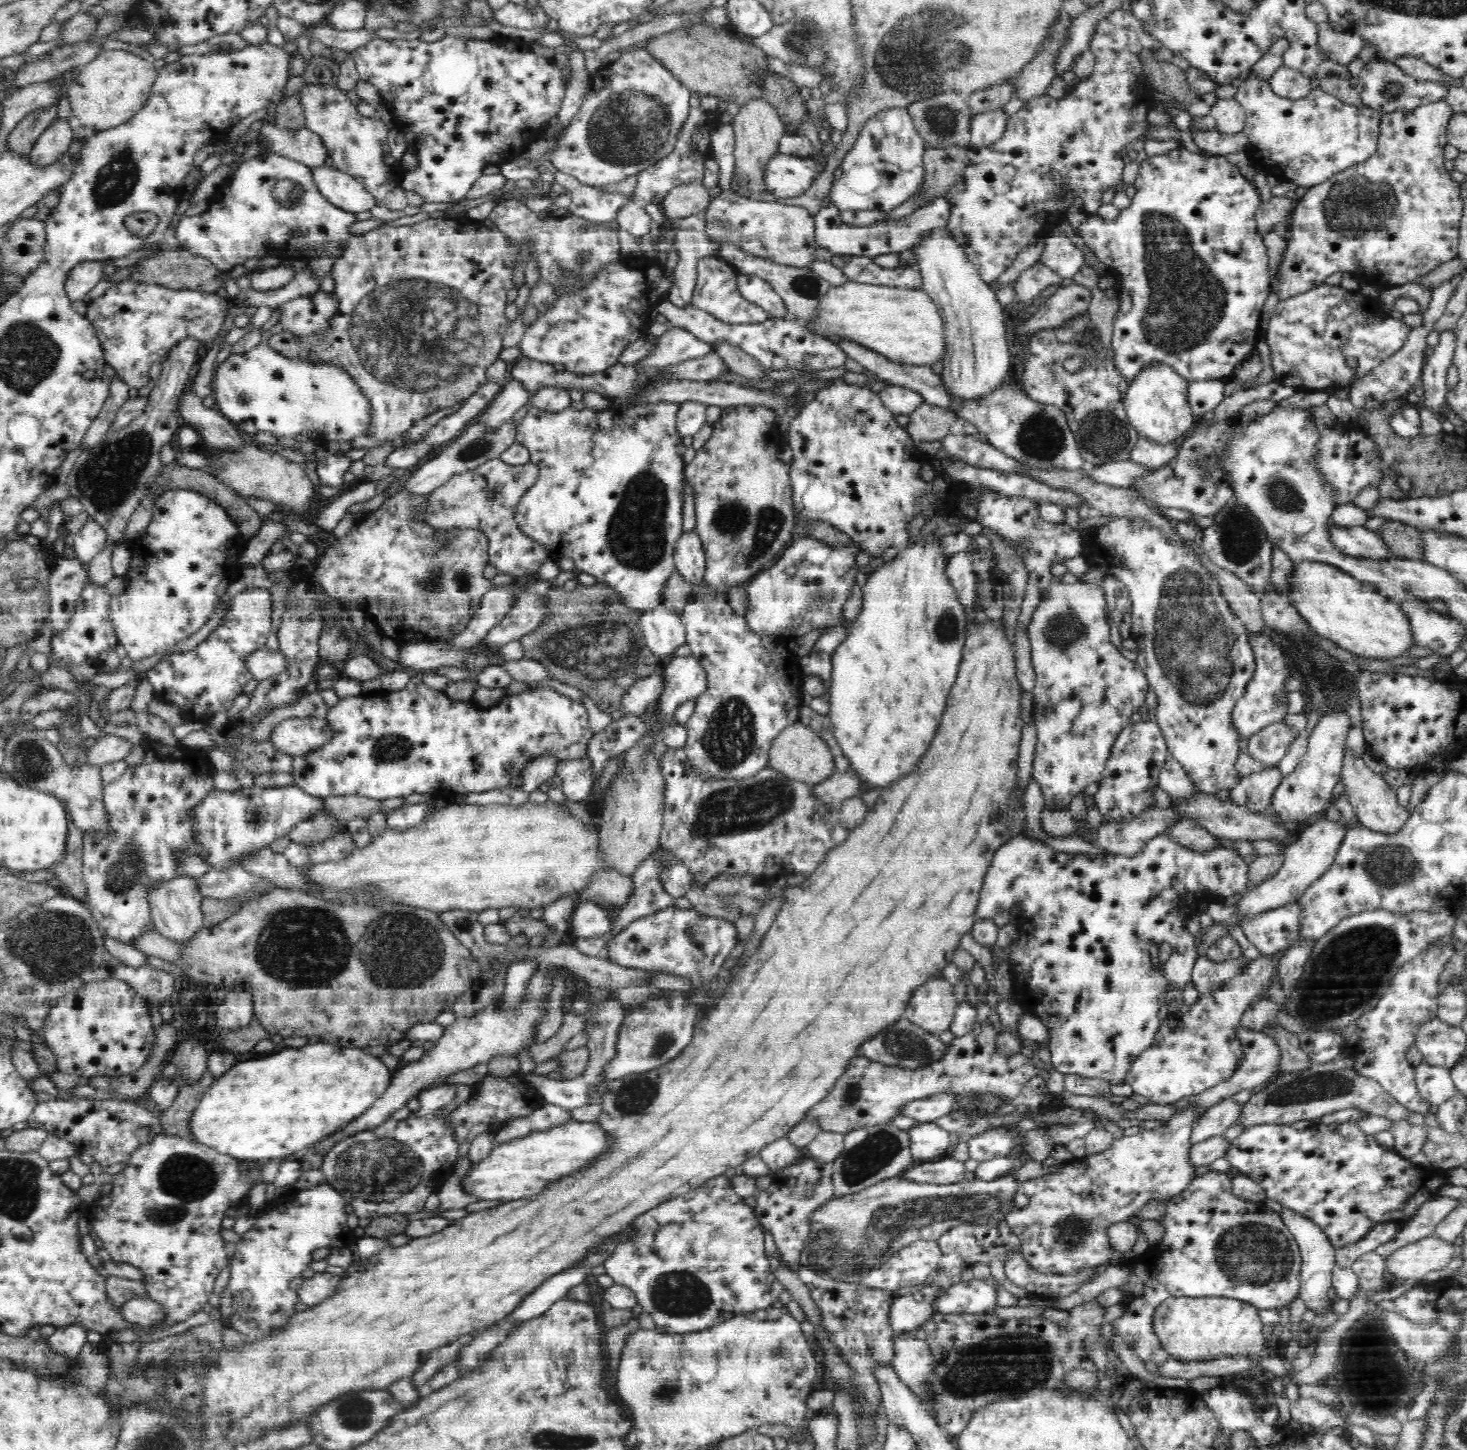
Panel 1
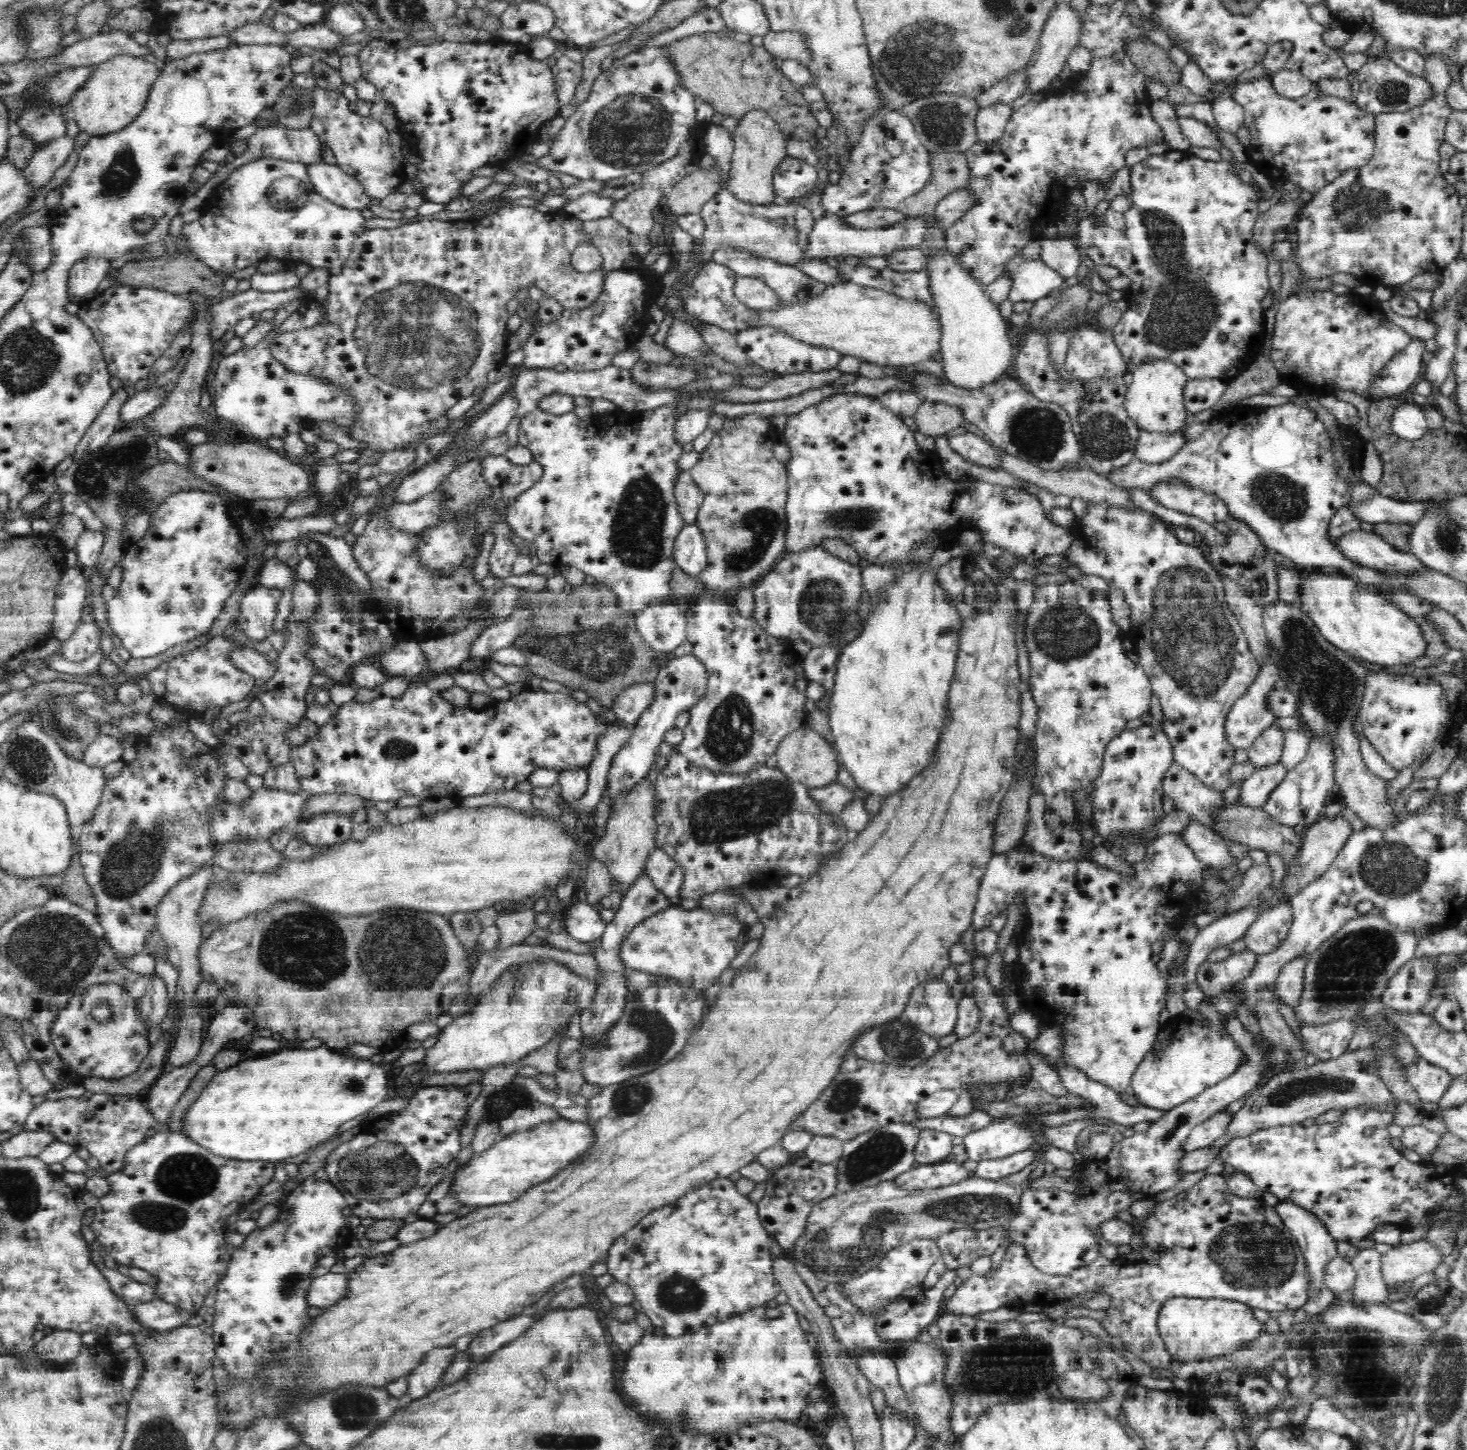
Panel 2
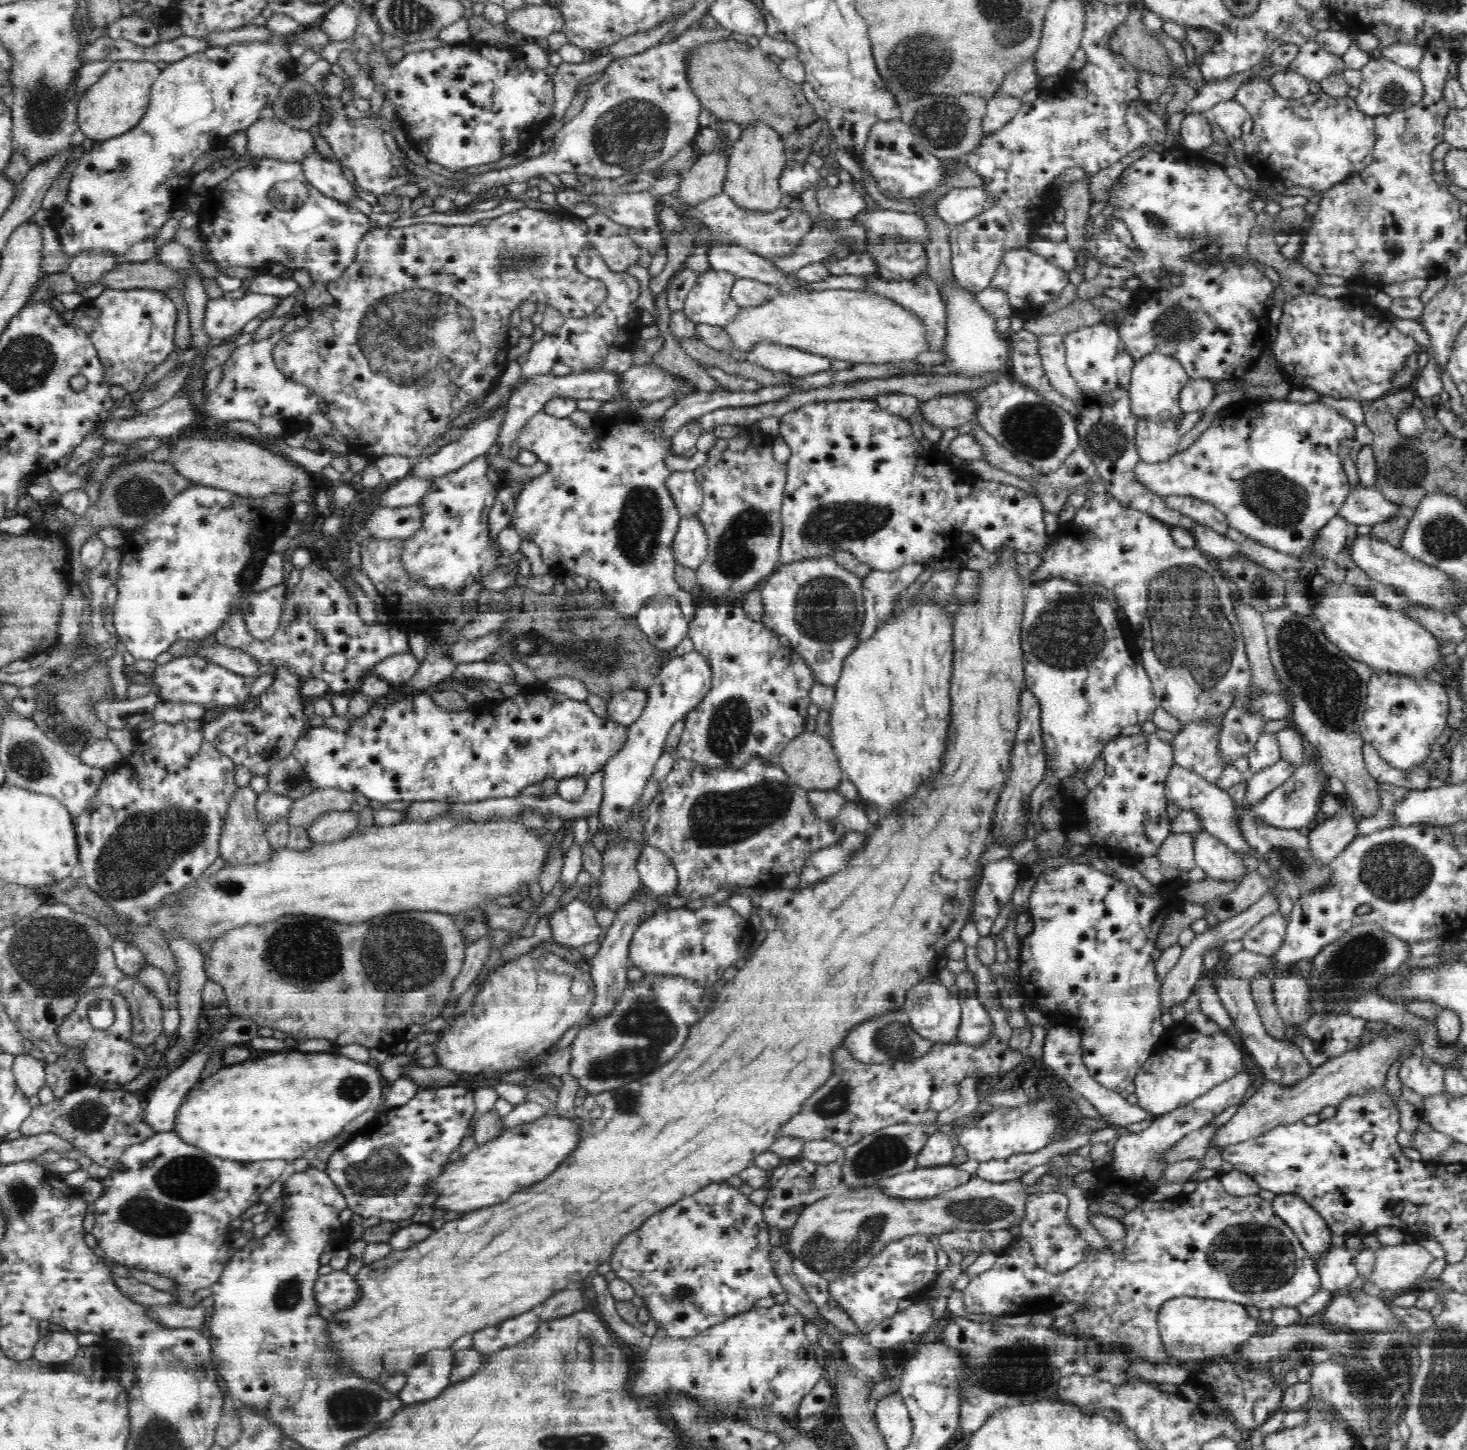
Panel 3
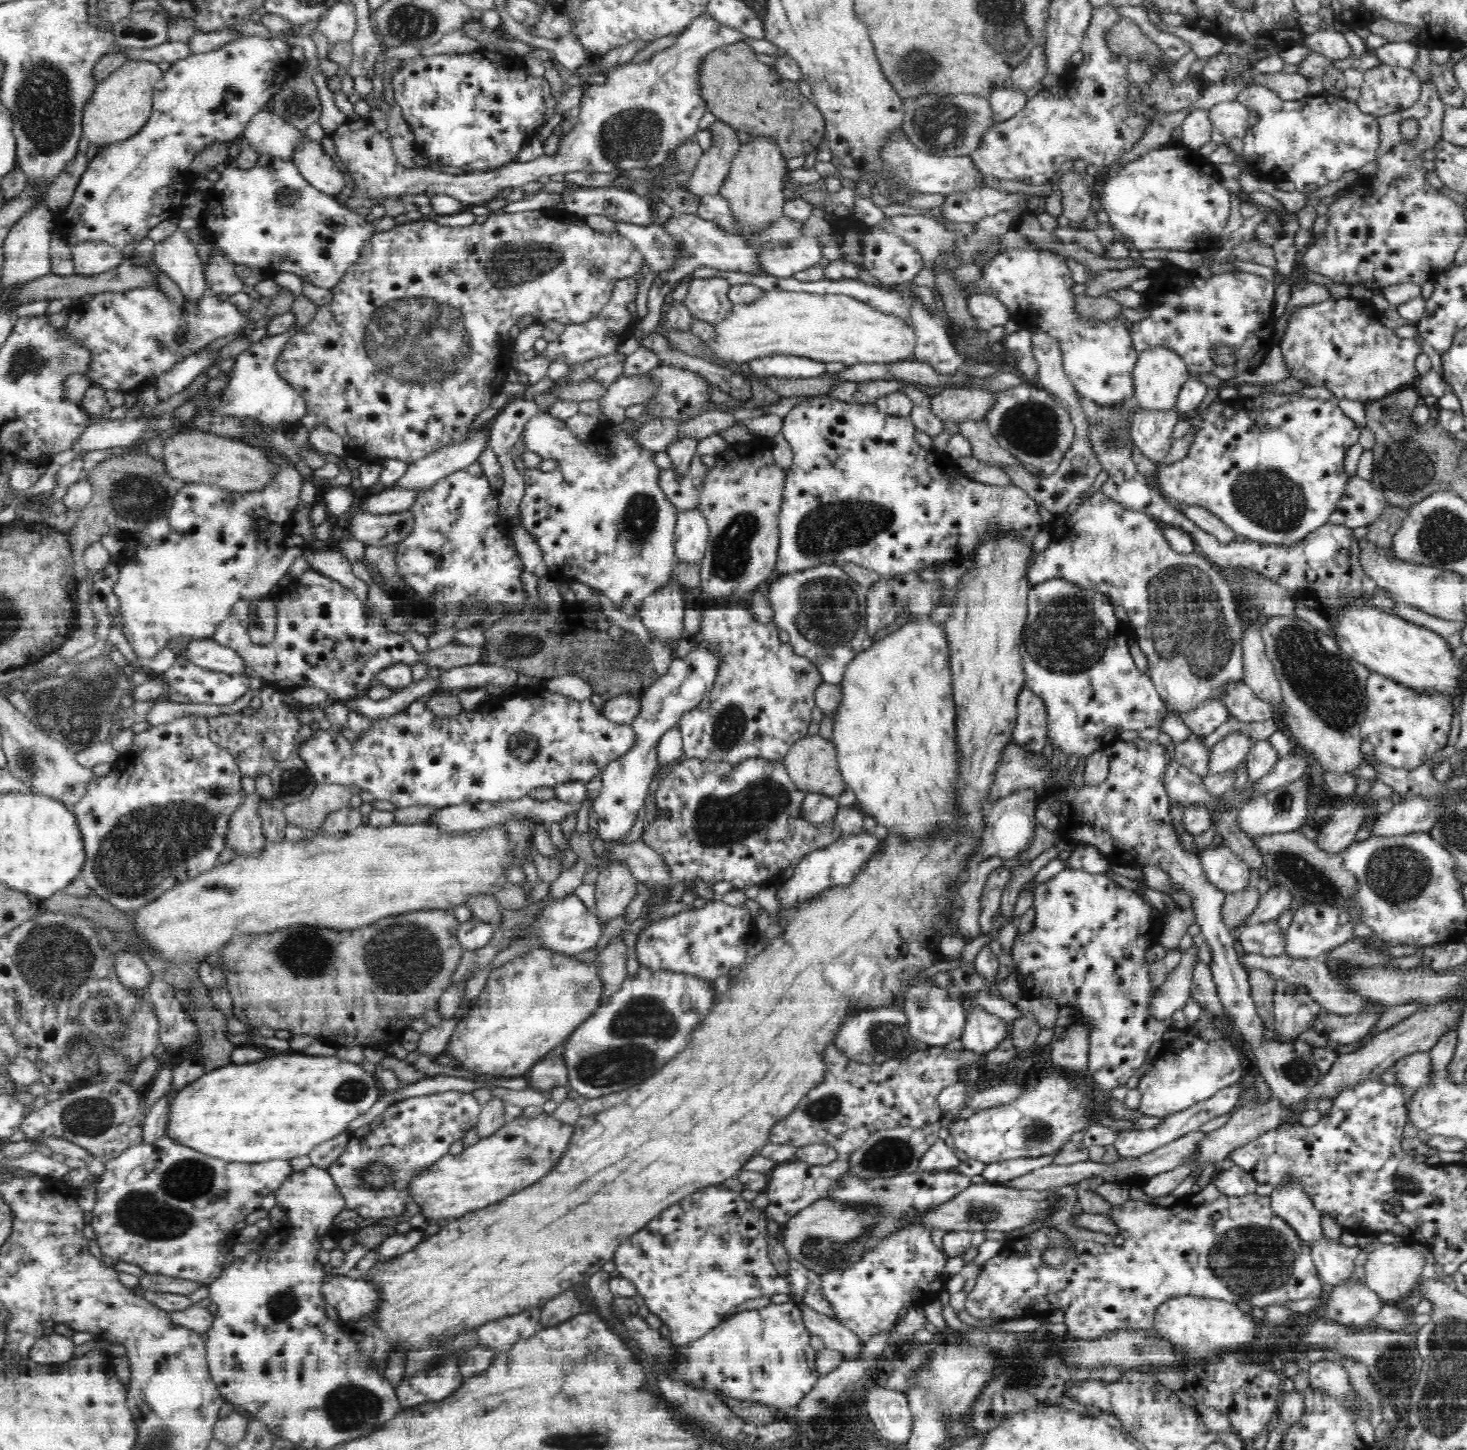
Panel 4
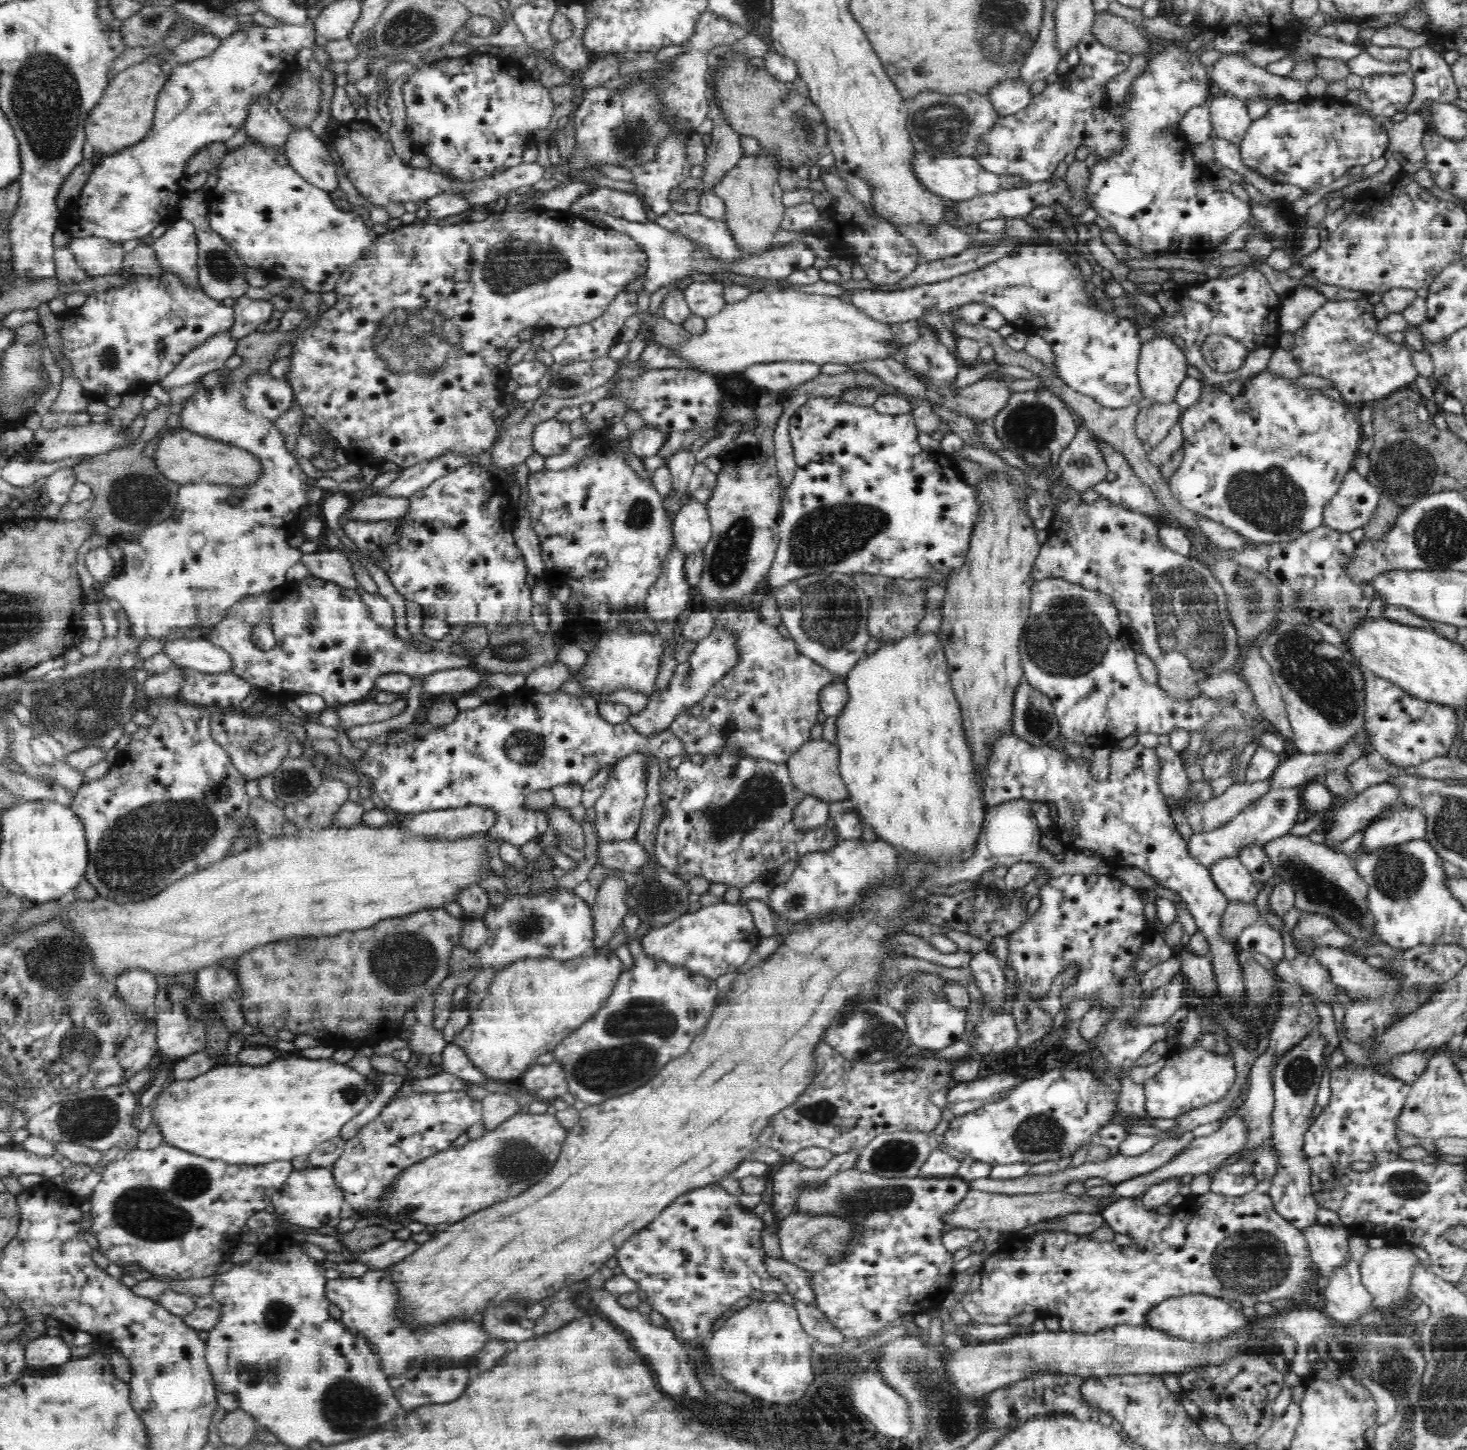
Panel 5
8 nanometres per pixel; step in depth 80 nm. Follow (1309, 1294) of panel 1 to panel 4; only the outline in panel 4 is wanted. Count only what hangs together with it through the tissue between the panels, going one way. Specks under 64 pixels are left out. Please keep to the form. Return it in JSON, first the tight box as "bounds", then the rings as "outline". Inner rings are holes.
{"bounds":[1272,1174,1320,1245],"outline":[[[1288,1174],[1282,1184],[1273,1187],[1272,1210],[1283,1218],[1309,1245],[1320,1236],[1320,1214],[1313,1198],[1304,1190],[1301,1180]]]}

